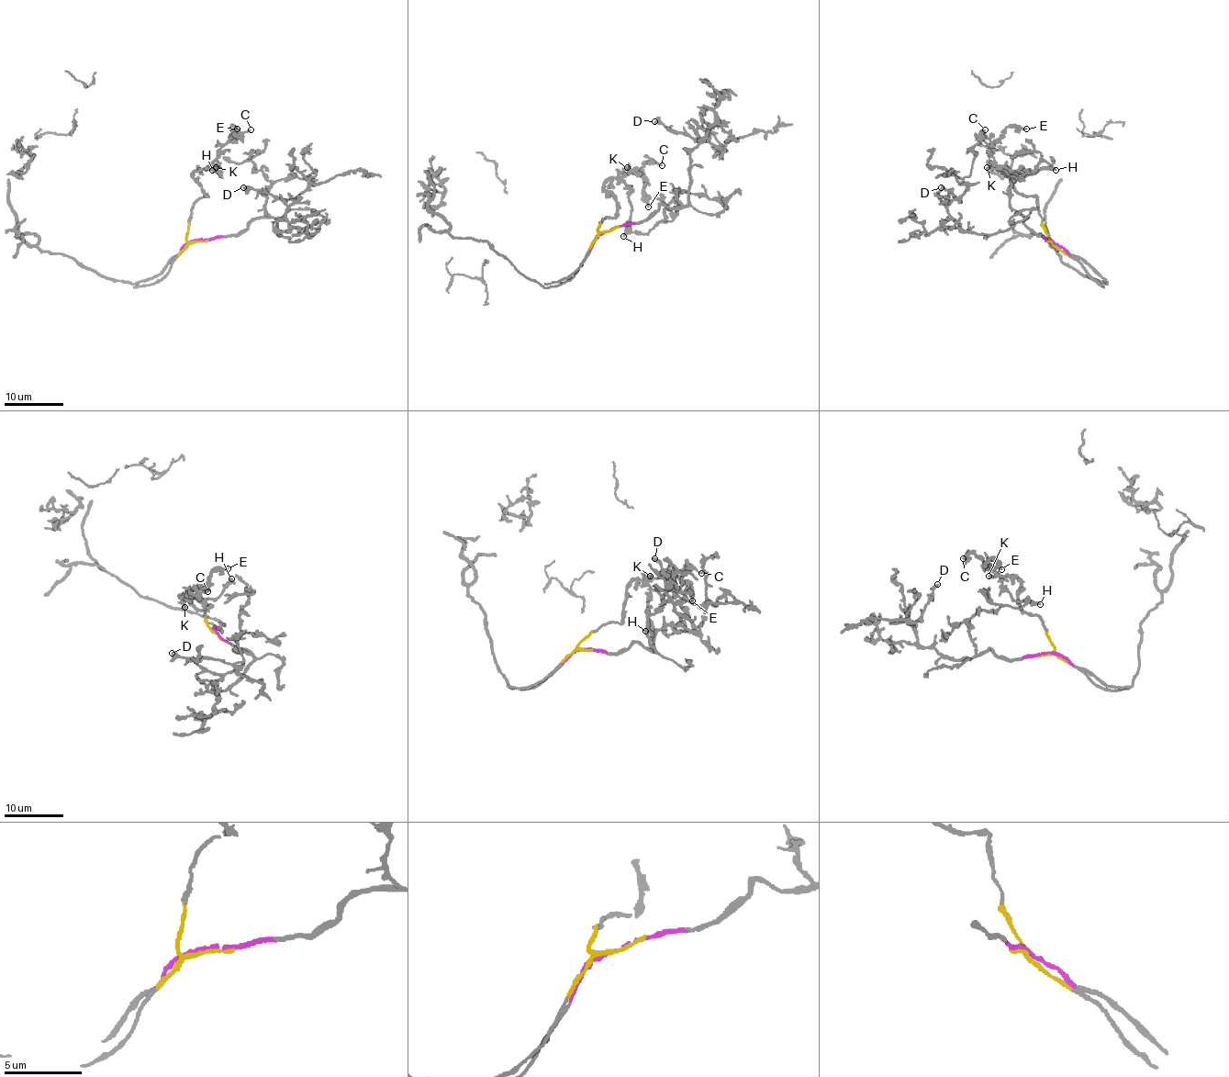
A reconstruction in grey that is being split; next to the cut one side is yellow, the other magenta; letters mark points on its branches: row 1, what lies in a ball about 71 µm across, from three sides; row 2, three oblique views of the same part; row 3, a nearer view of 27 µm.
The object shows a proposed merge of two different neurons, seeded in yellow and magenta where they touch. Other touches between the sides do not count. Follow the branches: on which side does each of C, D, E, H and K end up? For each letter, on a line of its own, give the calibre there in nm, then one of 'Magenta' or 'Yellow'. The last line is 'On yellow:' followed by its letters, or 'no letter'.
C: Thickness 160 nm. Yellow
D: Thickness 280 nm. Magenta
E: Thickness 280 nm. Yellow
H: Thickness 320 nm. Yellow
K: Thickness 360 nm. Yellow
On yellow: C, E, H, K

